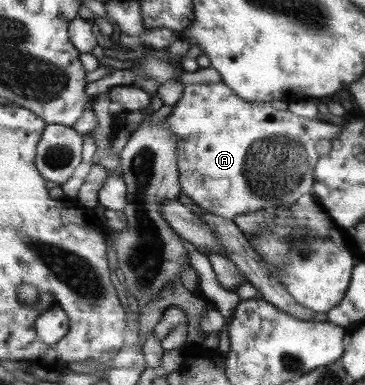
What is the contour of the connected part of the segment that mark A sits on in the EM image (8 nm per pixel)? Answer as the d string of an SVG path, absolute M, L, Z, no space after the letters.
M226 84L183 85L180 99L164 119L174 138L177 153L177 173L181 194L200 209L205 209L222 219L232 220L235 215L248 214L260 209L294 204L304 194L312 194L316 178L313 175L317 163L318 140L334 140L342 129L317 117L307 119L278 110L268 102L246 101L239 98Z

